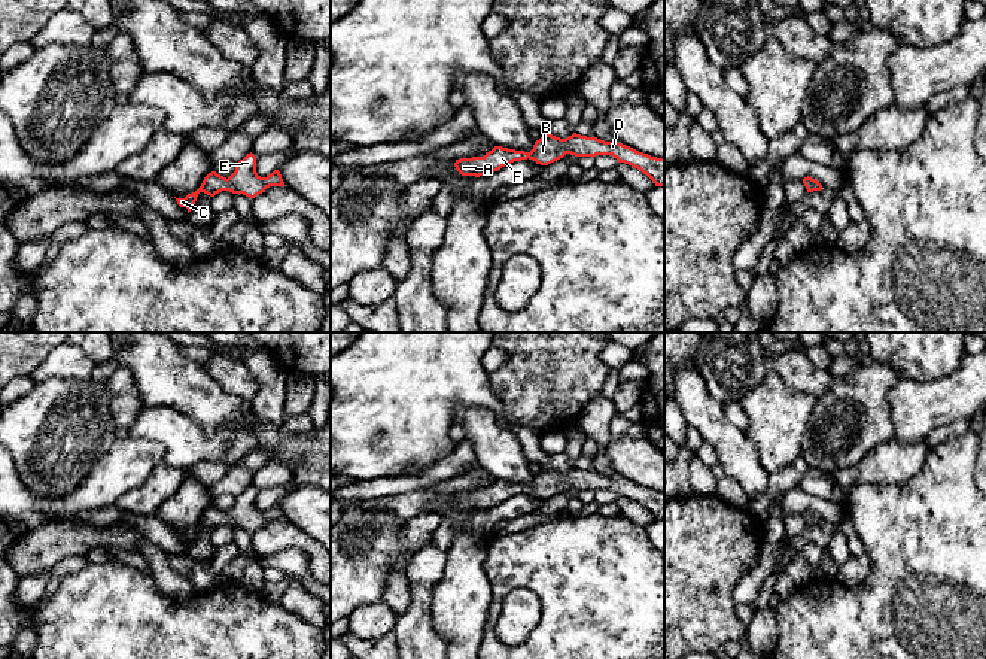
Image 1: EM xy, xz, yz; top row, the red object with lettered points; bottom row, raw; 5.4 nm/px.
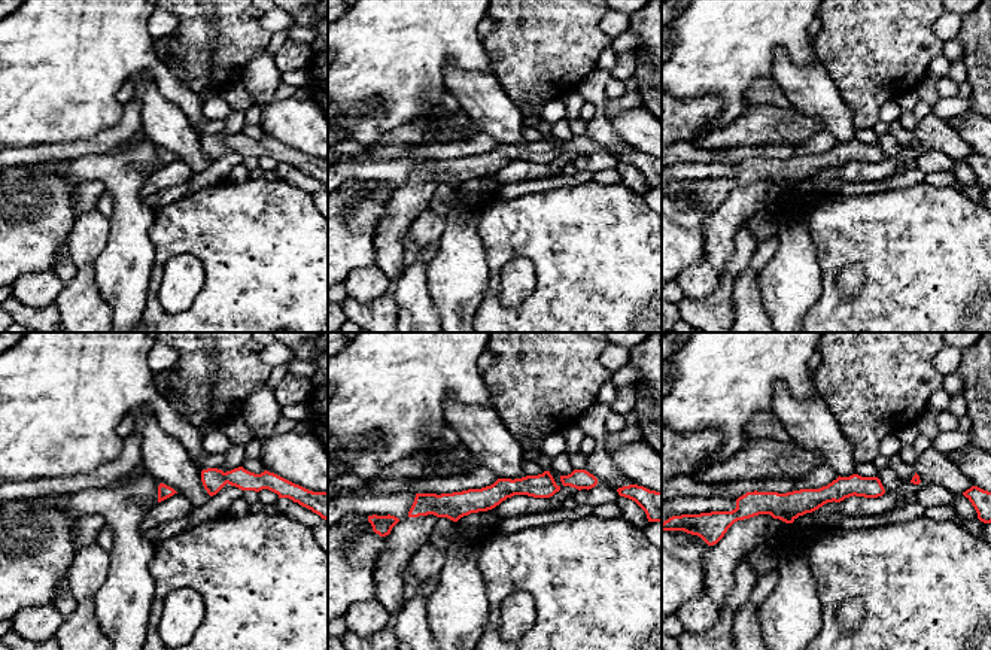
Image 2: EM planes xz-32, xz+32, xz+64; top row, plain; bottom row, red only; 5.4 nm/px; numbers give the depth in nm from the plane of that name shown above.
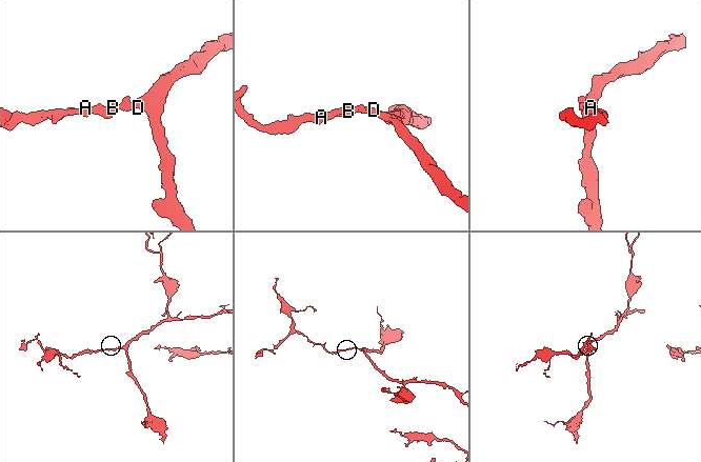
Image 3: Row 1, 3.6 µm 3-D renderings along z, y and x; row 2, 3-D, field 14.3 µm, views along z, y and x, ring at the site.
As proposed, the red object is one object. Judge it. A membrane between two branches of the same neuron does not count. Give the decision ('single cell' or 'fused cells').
single cell

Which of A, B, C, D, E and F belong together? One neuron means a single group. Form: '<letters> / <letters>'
A B C D E F

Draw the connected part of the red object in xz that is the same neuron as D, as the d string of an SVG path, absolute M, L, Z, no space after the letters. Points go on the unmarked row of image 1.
M550 467L535 476L530 486L494 480L484 491L456 494L454 501L462 510L489 510L502 501L521 494L533 494L548 499L566 488L575 491L612 489L618 496L629 498L646 508L655 520L664 520L664 492L651 491L618 476L605 476L573 467L566 473Z

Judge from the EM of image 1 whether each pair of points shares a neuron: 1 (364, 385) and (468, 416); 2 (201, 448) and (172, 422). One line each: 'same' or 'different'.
1: different
2: same

